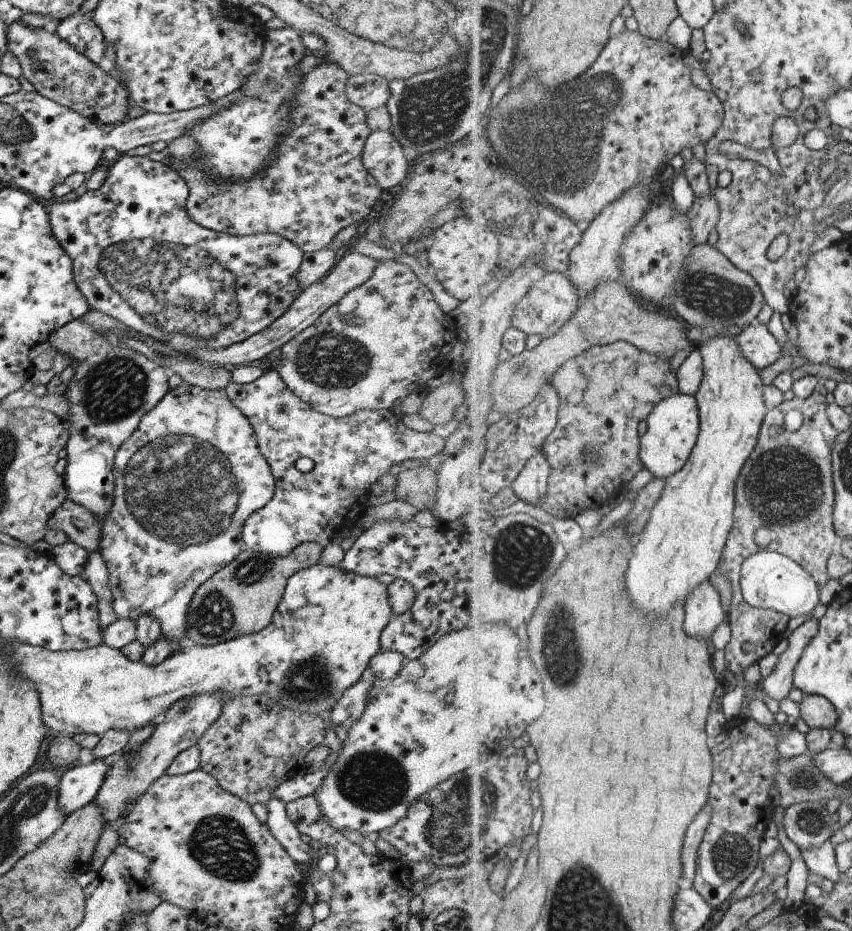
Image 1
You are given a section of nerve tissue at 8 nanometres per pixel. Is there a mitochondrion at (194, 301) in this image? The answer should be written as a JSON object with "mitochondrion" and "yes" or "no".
{"mitochondrion":"yes"}

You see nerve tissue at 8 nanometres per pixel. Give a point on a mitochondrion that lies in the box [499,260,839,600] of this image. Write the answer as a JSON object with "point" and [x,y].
{"point":[784,487]}

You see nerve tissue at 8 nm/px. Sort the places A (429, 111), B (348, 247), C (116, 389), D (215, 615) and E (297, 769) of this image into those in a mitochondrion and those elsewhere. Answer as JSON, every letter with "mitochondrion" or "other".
{"A":"mitochondrion","B":"other","C":"mitochondrion","D":"mitochondrion","E":"other"}

